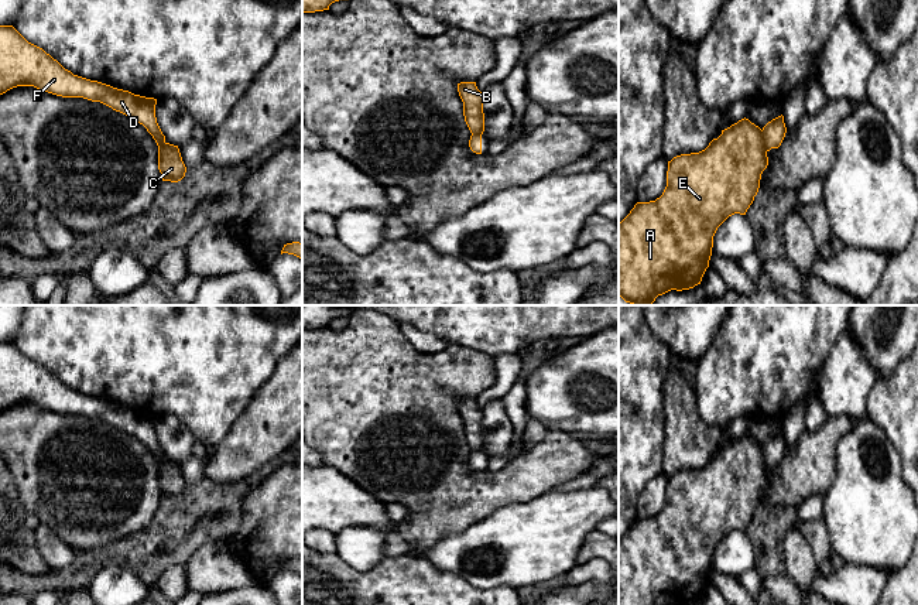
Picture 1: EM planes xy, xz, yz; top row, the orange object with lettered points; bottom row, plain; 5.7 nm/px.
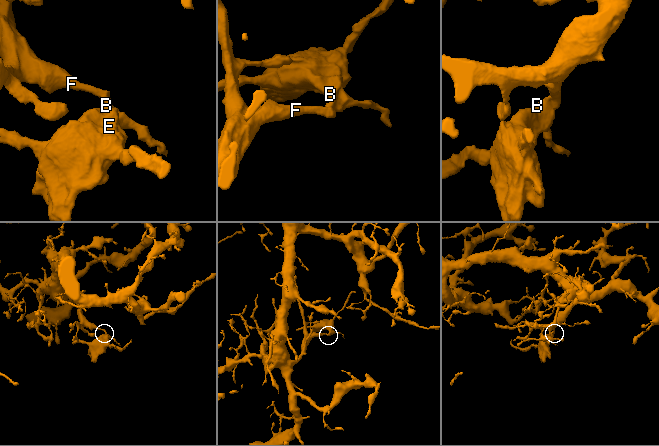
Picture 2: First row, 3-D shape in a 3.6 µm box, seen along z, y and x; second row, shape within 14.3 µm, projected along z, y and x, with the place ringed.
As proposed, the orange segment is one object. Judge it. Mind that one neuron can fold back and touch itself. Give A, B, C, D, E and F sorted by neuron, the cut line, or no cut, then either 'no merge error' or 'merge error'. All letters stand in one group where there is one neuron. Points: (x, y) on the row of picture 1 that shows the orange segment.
A B C E / D F | yz (760, 130), (767, 150) | merge error

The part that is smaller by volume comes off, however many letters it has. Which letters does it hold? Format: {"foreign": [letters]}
{"foreign": ["A", "B", "C", "E"]}

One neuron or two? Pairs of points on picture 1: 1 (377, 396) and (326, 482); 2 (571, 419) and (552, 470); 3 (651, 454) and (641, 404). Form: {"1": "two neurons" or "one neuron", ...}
{"1": "two neurons", "2": "two neurons", "3": "one neuron"}

